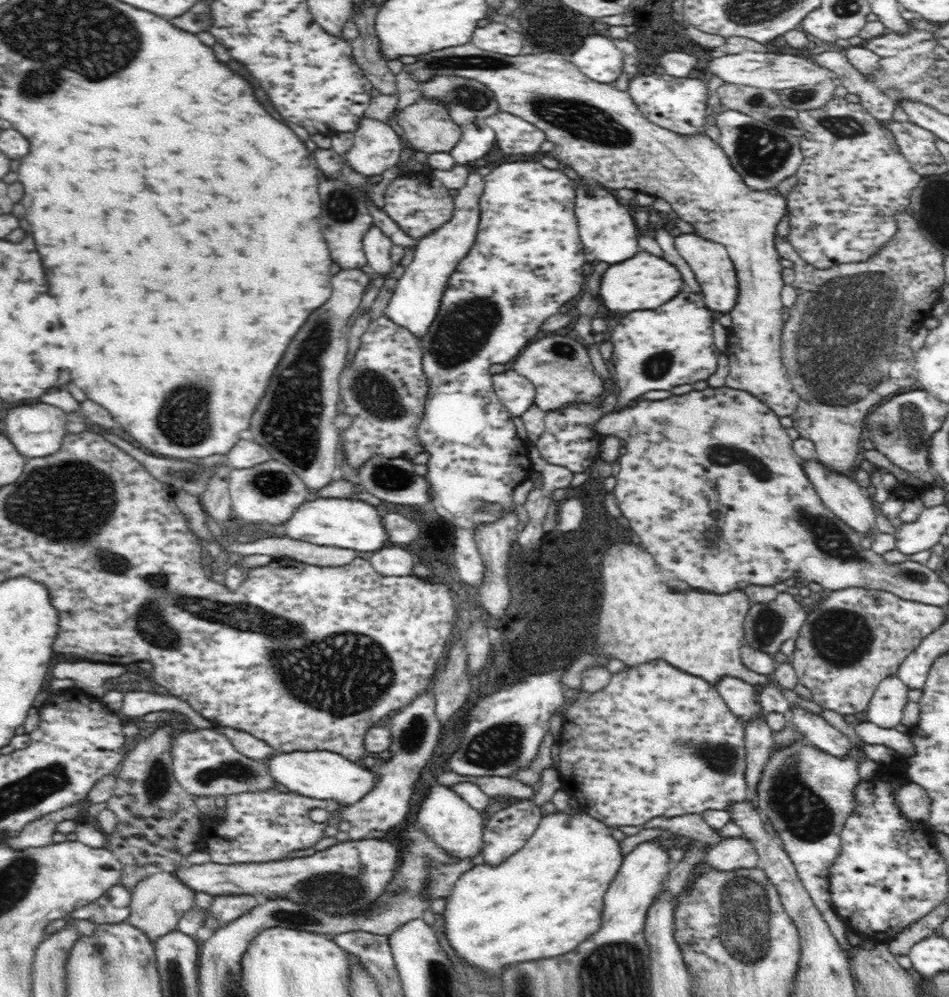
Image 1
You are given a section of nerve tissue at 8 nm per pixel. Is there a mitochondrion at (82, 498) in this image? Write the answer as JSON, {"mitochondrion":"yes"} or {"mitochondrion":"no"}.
{"mitochondrion":"yes"}

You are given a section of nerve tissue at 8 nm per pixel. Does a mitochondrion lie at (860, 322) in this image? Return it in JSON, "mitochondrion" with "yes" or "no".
{"mitochondrion":"yes"}

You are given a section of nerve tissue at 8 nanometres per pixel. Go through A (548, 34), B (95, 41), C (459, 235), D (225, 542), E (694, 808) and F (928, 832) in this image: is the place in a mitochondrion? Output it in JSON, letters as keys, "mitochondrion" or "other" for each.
{"A":"other","B":"mitochondrion","C":"other","D":"other","E":"other","F":"other"}

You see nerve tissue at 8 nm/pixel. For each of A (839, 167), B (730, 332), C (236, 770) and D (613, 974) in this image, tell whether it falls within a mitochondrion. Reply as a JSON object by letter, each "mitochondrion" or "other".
{"A":"mitochondrion","B":"other","C":"mitochondrion","D":"mitochondrion"}

